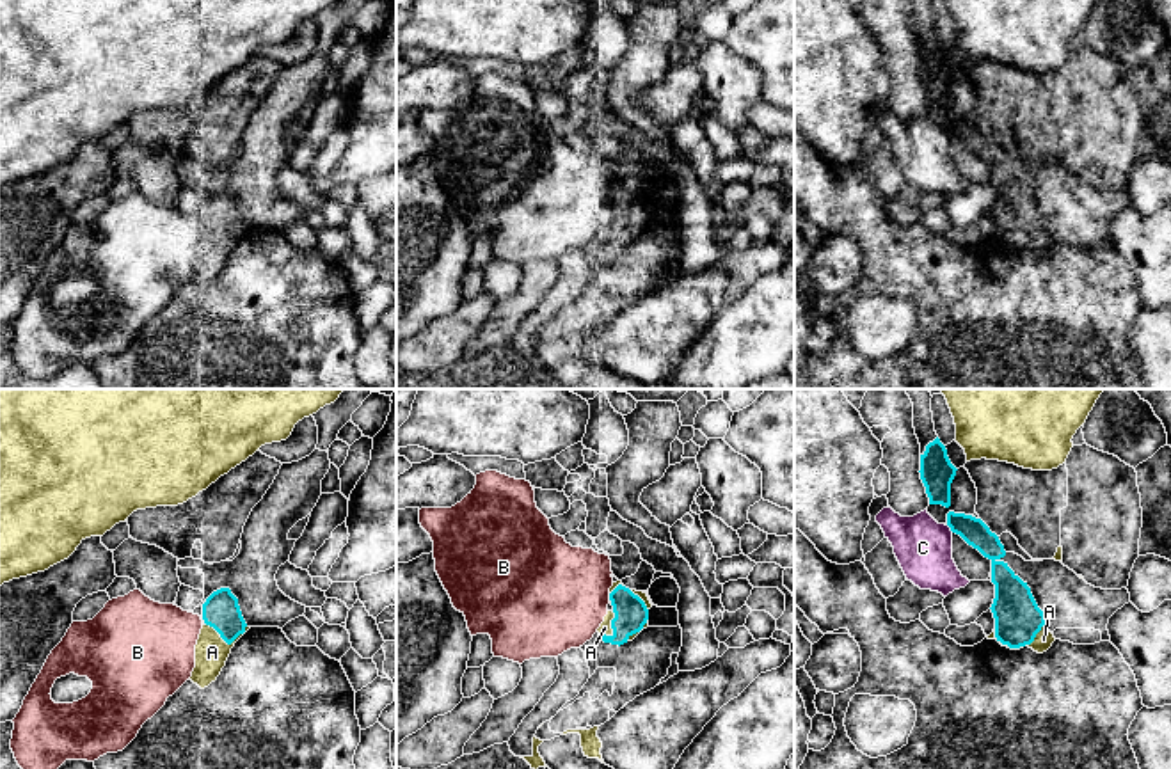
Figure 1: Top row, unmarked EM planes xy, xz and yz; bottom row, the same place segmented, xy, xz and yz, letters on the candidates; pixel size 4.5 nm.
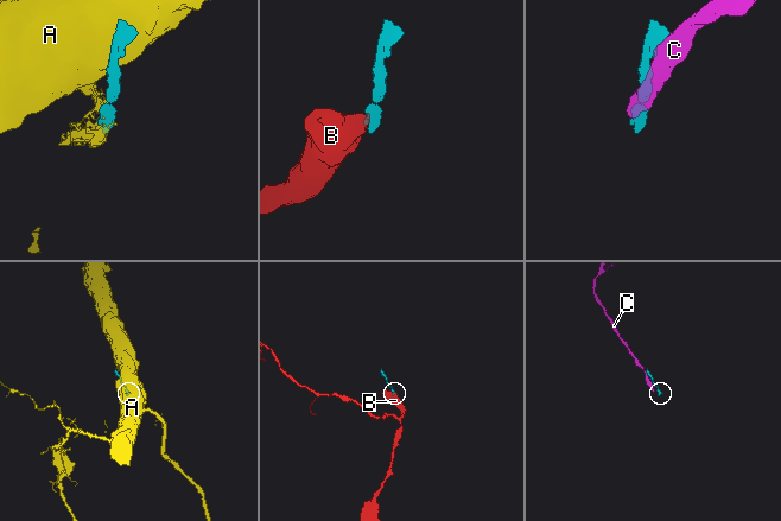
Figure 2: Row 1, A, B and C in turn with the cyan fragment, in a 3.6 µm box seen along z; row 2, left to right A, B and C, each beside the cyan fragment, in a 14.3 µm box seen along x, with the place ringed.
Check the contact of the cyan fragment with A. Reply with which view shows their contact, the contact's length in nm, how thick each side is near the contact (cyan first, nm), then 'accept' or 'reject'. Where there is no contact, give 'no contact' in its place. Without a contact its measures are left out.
yz | 240 nm | 200/90 nm | reject

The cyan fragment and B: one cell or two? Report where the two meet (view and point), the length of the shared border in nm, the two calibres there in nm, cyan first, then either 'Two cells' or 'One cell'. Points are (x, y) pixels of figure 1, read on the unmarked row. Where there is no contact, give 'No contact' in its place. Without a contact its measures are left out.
Touches cyan at xz (610, 199). Shared border 30 nm. Thickness 150 nm (cyan) against 480 nm. Two cells

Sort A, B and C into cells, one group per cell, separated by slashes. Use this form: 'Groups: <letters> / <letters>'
Groups: A / B C

